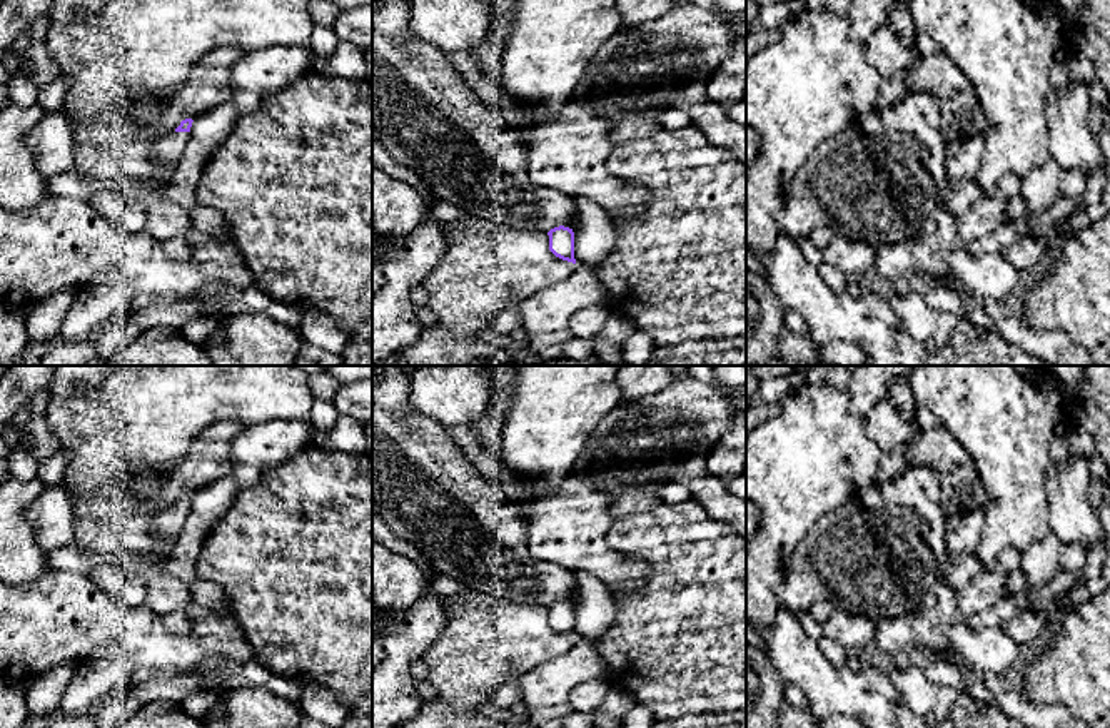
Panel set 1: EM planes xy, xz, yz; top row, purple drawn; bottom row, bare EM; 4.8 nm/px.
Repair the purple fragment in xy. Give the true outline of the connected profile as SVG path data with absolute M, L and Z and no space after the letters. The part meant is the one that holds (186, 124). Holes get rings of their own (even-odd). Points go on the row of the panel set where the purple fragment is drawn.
M185 119L180 125L169 135L155 140L154 154L159 159L159 167L162 170L175 170L179 165L184 150L190 139L192 119Z

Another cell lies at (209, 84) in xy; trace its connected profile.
M225 45L209 52L190 72L189 80L167 102L140 100L132 107L145 137L159 140L180 125L220 104L230 102L230 72L244 55L242 48Z

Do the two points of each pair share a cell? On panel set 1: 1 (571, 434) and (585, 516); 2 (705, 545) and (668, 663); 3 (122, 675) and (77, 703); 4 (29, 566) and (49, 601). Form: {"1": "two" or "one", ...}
{"1": "two", "2": "one", "3": "one", "4": "two"}

